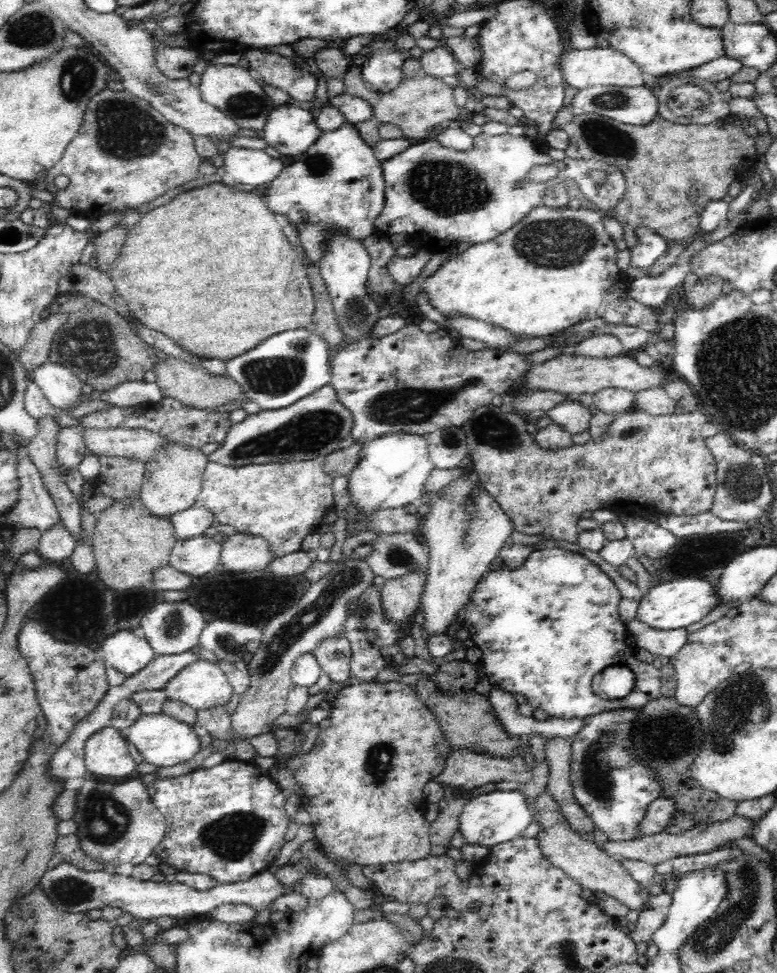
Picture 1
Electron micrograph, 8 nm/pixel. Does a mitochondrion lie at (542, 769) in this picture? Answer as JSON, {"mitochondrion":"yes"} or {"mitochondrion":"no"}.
{"mitochondrion":"no"}

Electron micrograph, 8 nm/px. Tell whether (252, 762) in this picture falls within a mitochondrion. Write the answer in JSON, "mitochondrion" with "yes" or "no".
{"mitochondrion":"no"}

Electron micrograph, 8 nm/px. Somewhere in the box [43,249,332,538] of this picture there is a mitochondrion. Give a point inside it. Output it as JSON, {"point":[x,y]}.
{"point":[88,345]}

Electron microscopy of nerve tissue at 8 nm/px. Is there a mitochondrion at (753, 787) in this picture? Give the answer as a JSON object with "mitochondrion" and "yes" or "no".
{"mitochondrion":"no"}

